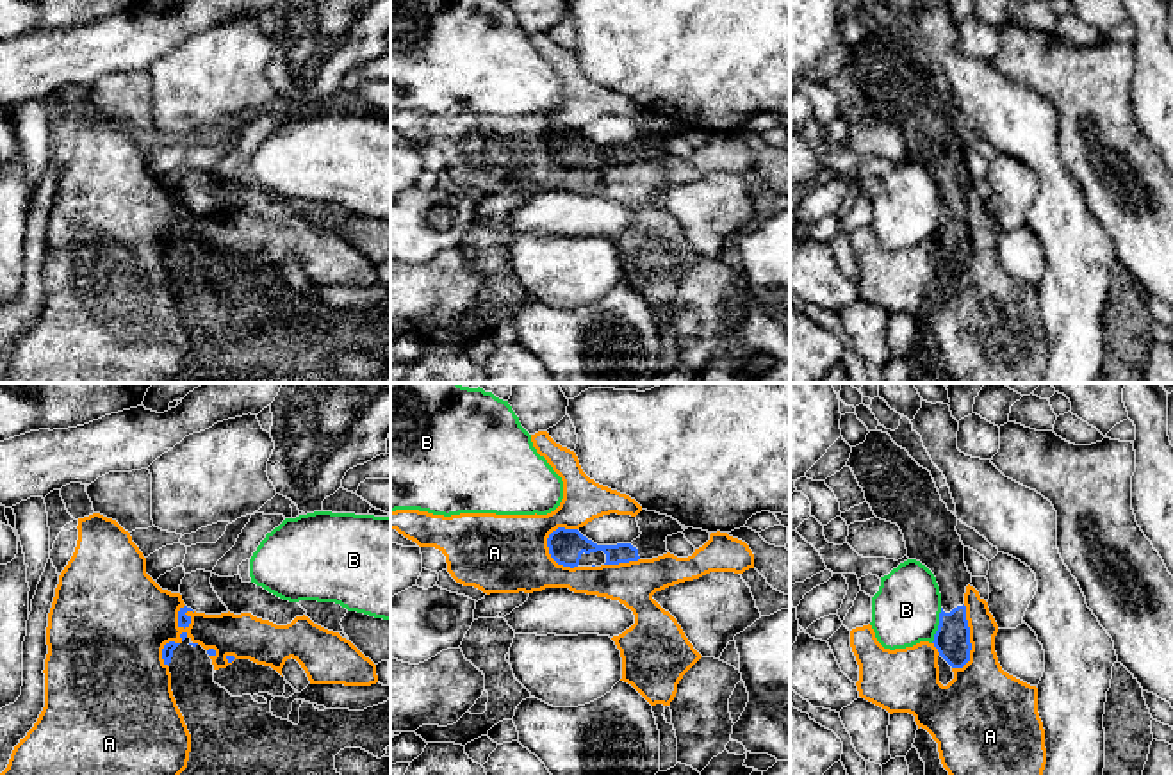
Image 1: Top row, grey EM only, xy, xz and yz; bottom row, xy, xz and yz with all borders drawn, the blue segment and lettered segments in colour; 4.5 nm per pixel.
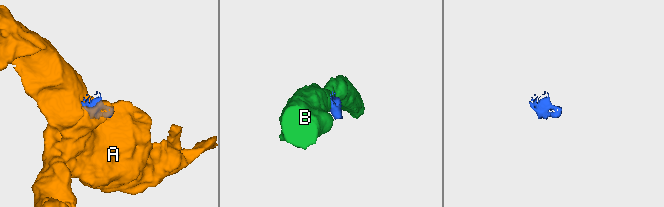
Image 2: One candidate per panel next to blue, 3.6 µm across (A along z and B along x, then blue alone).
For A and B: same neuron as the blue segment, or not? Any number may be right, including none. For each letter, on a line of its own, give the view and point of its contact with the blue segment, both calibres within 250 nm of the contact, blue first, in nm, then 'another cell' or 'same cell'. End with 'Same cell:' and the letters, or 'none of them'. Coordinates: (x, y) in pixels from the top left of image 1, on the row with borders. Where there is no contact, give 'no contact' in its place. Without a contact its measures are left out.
A: contact xy (179, 644); calibres 60 and 400 nm; another cell
B: contact yz (938, 626); calibres 160 and 300 nm; another cell
Same cell: none of them

